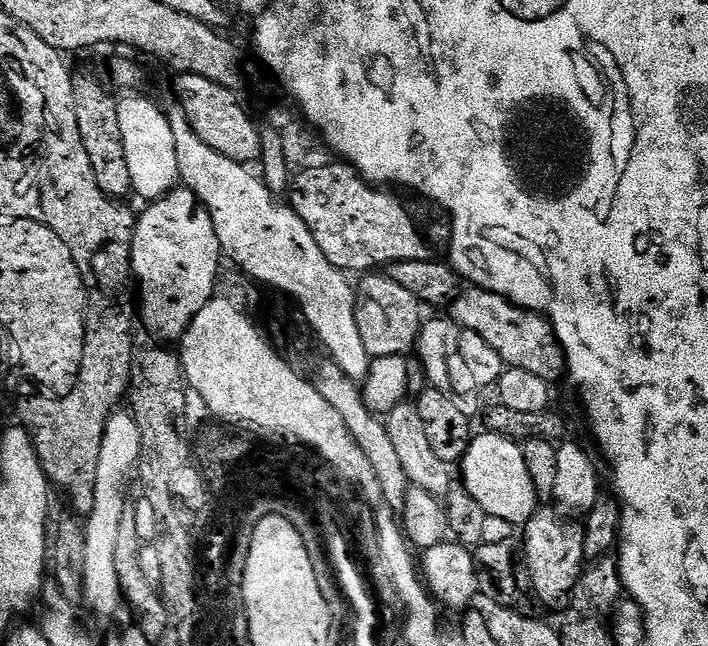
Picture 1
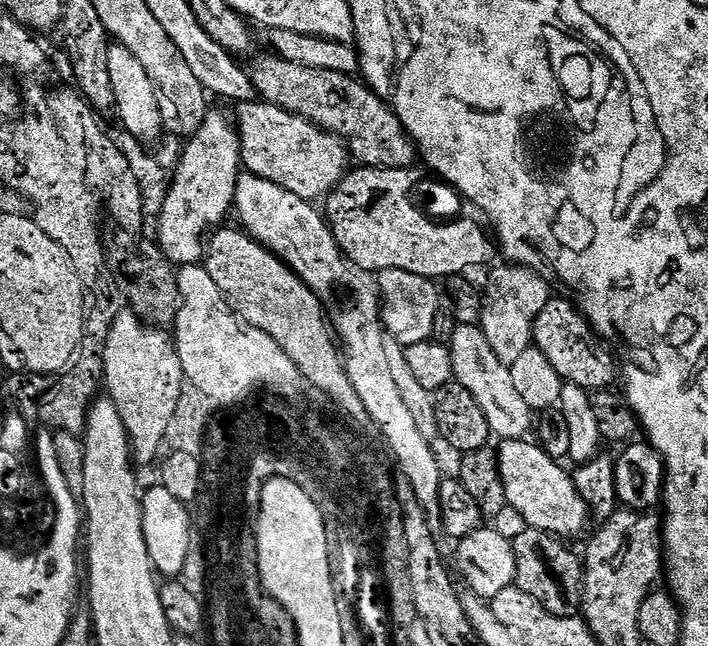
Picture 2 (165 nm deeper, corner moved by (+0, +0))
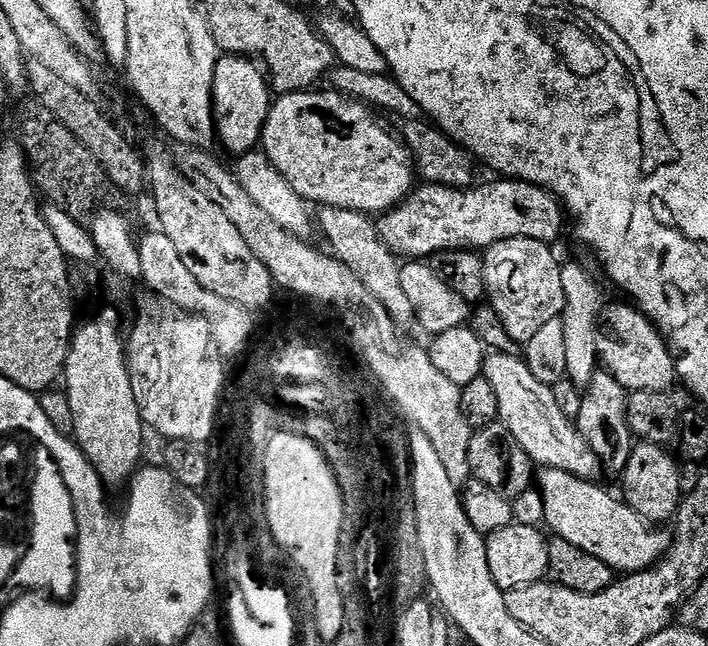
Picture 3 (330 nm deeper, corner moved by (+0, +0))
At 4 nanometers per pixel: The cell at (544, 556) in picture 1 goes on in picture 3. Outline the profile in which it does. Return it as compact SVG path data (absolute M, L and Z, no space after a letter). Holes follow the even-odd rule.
M598 370L582 393L581 410L574 421L576 431L588 443L588 449L596 456L596 463L603 471L605 468L608 472L623 473L634 443L628 425L626 389L610 373Z

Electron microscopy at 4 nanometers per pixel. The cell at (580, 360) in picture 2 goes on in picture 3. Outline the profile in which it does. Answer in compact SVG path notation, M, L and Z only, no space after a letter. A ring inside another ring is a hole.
M628 302L623 303L612 304L609 308L607 305L600 310L600 322L596 325L596 355L603 371L610 373L628 392L668 392L671 384L675 385L678 380L676 360L669 341L639 308Z

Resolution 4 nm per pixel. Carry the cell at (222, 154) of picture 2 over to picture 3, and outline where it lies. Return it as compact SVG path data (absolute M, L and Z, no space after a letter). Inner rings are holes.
M231 54L221 55L217 59L212 83L212 117L216 119L216 134L219 143L224 143L226 151L243 154L253 151L261 143L264 123L273 103L274 96L270 91L270 81L265 69L255 59Z

